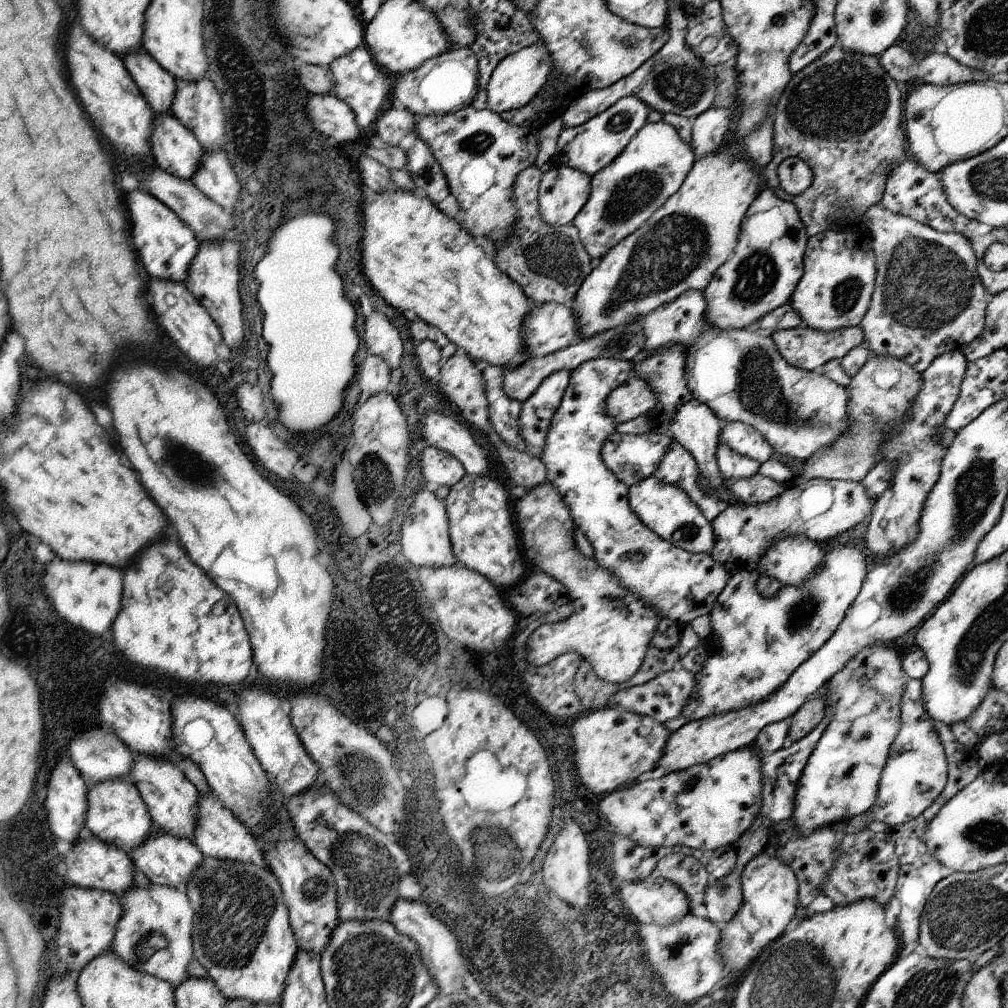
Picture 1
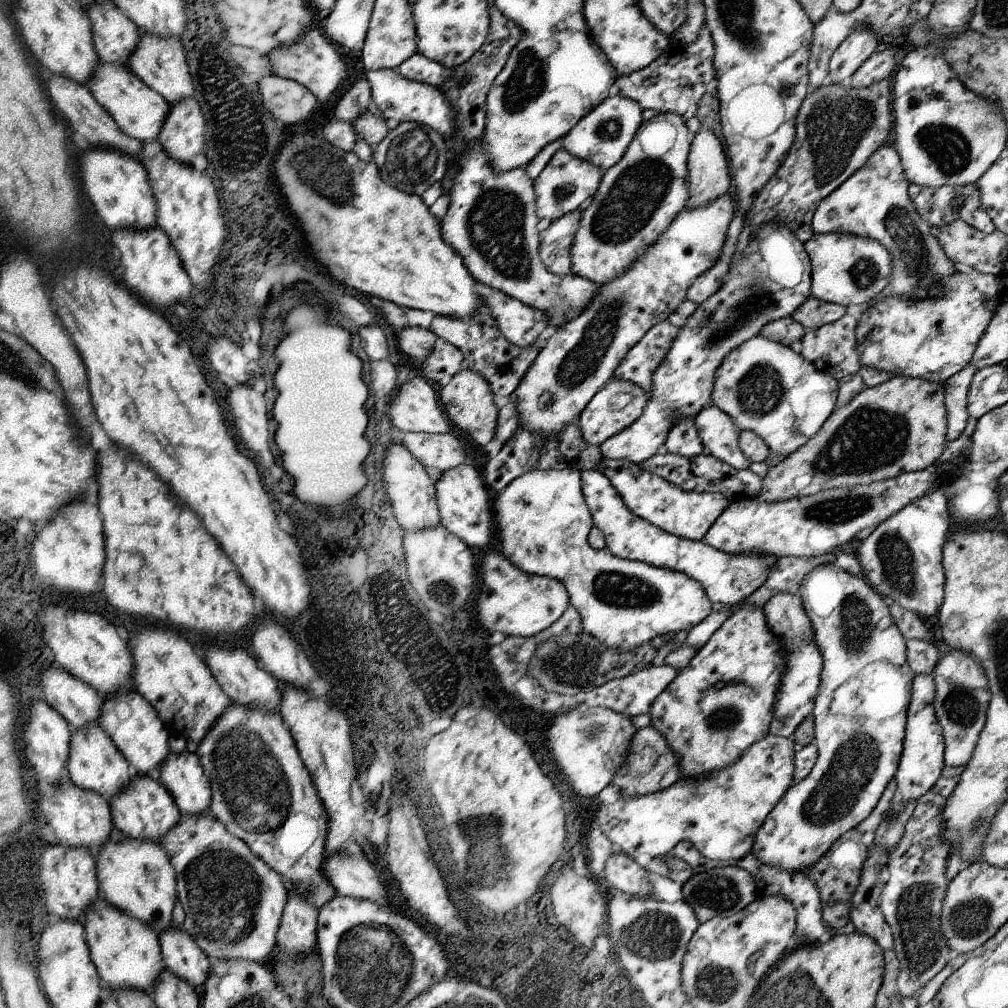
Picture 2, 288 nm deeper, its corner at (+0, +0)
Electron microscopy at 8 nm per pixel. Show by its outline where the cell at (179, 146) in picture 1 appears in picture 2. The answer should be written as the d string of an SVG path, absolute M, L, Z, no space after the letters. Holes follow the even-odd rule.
M99 60L93 76L87 80L85 86L89 88L89 92L97 100L97 104L111 114L113 122L117 124L117 128L121 132L125 132L127 136L131 136L133 140L139 140L139 142L157 140L161 126L165 124L165 118L169 116L169 102L159 92L149 88L149 84L145 84L141 78L137 78L137 74L133 74L127 66L105 64Z

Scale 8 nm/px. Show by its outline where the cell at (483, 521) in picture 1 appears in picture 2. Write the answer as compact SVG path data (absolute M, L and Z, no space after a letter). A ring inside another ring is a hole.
M459 464L451 470L447 470L445 474L441 474L441 478L435 482L435 498L437 498L437 510L441 516L441 524L453 532L455 536L459 536L469 548L471 546L479 546L479 548L487 548L489 536L491 536L491 528L495 528L495 520L491 518L491 496L487 496L487 486L483 486L483 482L479 480L477 472L471 466Z

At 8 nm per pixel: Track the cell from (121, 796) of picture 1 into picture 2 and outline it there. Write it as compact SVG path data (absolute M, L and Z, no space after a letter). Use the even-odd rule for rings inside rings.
M97 722L71 732L67 778L75 786L97 792L109 802L111 796L117 796L117 792L121 792L125 784L129 784L131 776L133 776L131 764L125 760L125 756L119 752L119 748L113 744L113 740L105 734L105 730Z

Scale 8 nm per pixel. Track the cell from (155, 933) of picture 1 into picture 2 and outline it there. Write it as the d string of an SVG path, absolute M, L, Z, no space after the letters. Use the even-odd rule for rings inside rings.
M127 836L117 842L107 840L99 848L97 884L99 898L107 900L121 912L145 922L155 930L155 934L171 926L173 900L177 898L177 874L169 856L157 842Z

